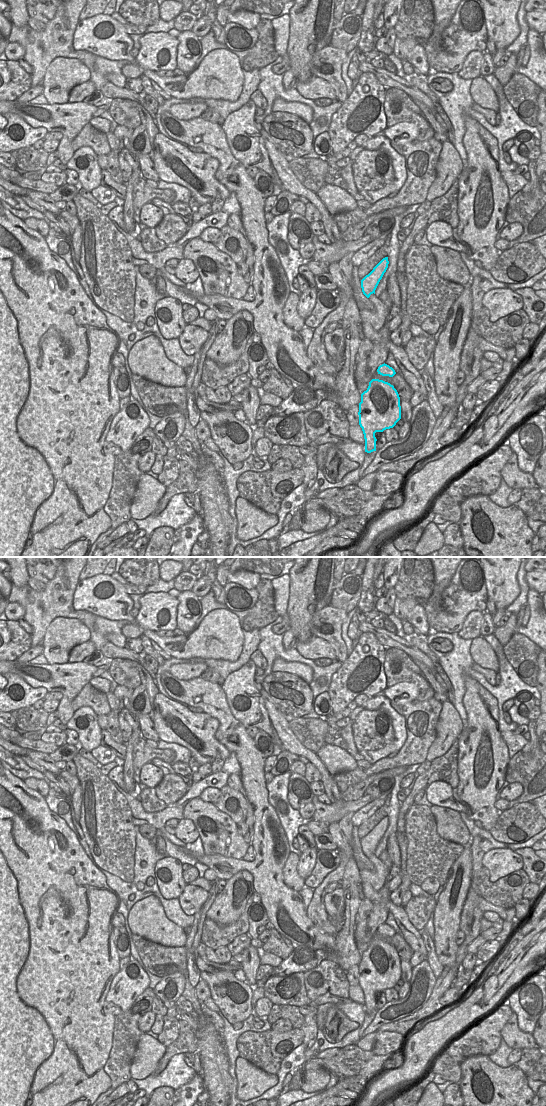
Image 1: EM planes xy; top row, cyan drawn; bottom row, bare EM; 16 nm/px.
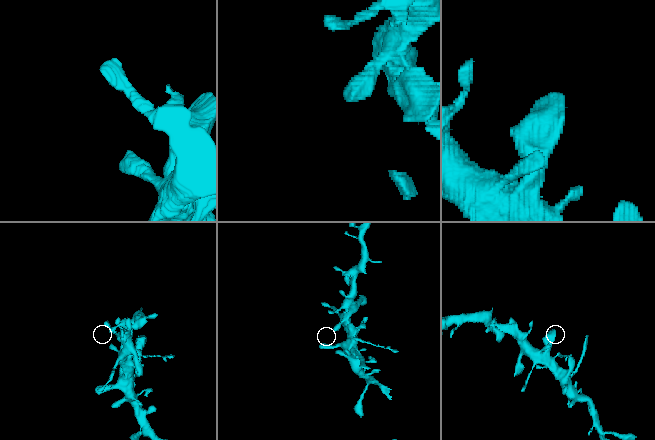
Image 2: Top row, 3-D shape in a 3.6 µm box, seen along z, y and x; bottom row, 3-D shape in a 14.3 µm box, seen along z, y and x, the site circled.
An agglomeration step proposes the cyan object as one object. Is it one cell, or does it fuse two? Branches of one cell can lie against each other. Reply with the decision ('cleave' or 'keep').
cleave

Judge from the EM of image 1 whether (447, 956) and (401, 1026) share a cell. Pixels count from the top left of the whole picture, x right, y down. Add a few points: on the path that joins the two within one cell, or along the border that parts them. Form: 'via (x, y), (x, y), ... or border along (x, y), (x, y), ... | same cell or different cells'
border along (457, 946), (454, 963), (451, 966), (444, 967) | different cells

